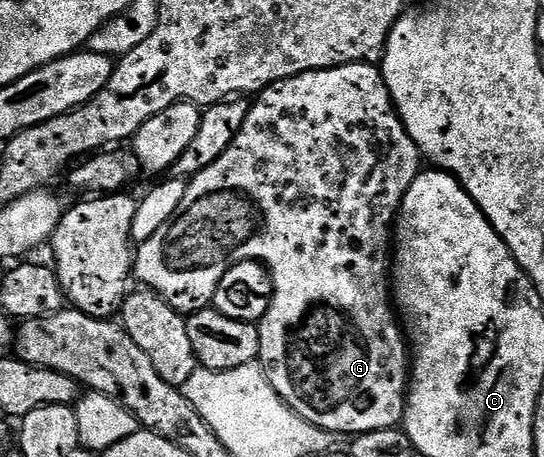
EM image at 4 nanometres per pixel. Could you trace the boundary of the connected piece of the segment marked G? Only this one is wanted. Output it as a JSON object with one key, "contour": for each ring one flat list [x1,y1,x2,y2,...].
{"contour":[[374,63,342,64,339,68,322,68,316,72,302,72,288,80,270,84,254,97,248,107,247,117,233,142,210,164,190,177,185,198,179,208,153,238,142,241,133,256,133,276,142,287,150,288,162,300,169,302,179,312,190,314,208,307,222,276,237,263,246,260,259,261,271,276,273,294,268,312,258,323,259,365,269,378,273,390,294,412,301,414,305,424,323,428,328,434,344,432,347,438,354,438,360,432,394,428,402,421,403,409,407,407,409,387,409,345,393,307,393,288,389,283,389,269,393,264,393,229,399,215,399,207,411,183,421,171,419,147,409,138,401,122,382,71]]}

